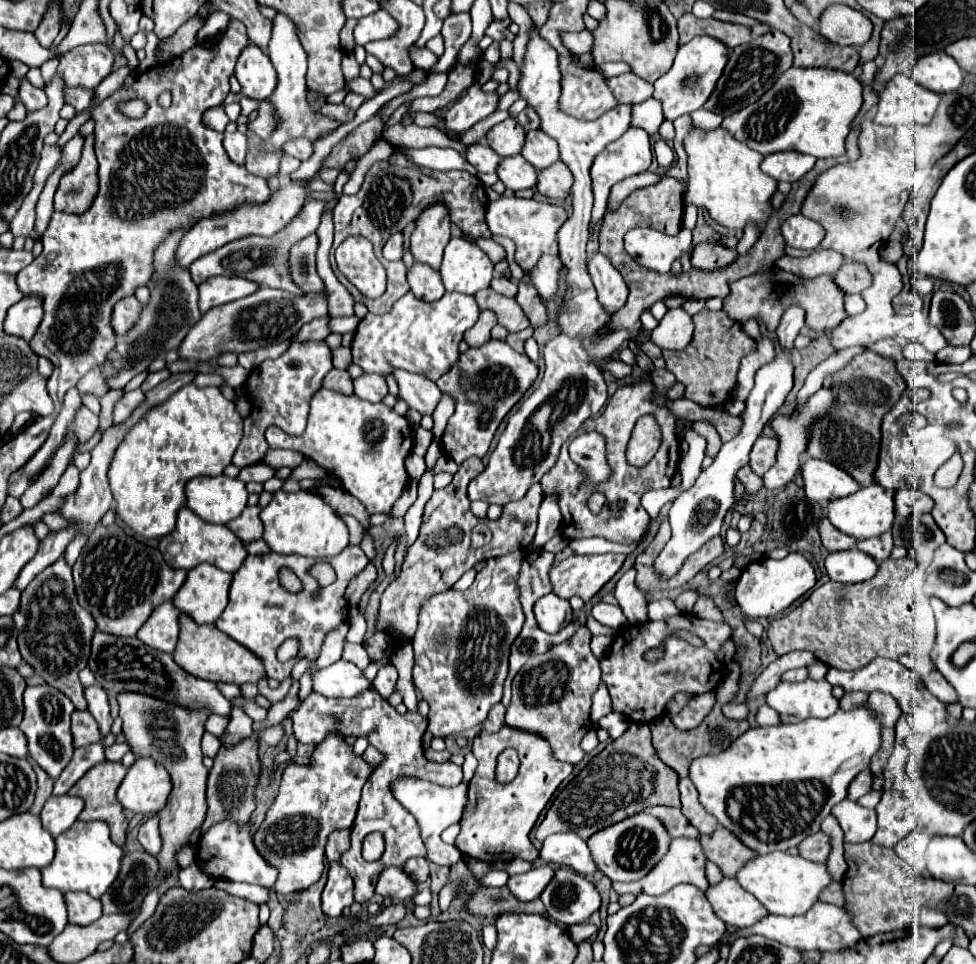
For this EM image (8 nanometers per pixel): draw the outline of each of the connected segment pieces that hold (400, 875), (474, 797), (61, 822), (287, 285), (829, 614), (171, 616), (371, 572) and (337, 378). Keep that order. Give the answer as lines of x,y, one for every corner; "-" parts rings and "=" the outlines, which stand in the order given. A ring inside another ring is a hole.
385,867
385,871
381,871
377,883
375,883
375,893
383,895
383,897
391,897
395,901
407,901
415,895
417,885
415,881
403,873
403,869
397,867
=
501,727
497,733
481,731
473,739
473,755
477,757
479,767
469,781
469,801
461,819
457,849
479,861
511,861
519,857
533,863
537,859
537,849
533,847
529,833
555,789
573,771
573,765
551,759
551,747
545,739
511,727
-
507,747
513,747
519,753
521,767
511,783
499,783
495,779
495,761
=
51,795
45,801
45,807
41,811
41,821
43,821
43,827
53,837
57,837
77,821
81,811
83,811
83,799
81,797
=
311,201
303,207
301,215
297,215
297,219
293,219
281,233
277,233
275,237
267,239
267,237
245,237
239,241
231,241
229,245
207,253
205,257
197,259
189,269
191,269
191,277
193,281
199,285
209,277
217,277
217,275
225,275
225,277
243,277
249,279
253,283
257,283
259,287
273,287
273,289
285,289
293,295
303,295
303,291
291,281
289,271
287,271
287,253
291,249
293,243
297,243
299,239
311,235
317,231
319,227
319,219
323,213
325,203
323,201
=
911,511
911,515
910,515
910,518
911,518
911,519
910,519
910,520
909,520
909,526
912,526
912,528
910,528
910,529
909,529
909,541
911,541
911,542
909,542
909,549
907,549
907,555
906,555
906,557
903,557
903,559
891,559
891,557
889,557
889,559
883,559
883,561
881,561
881,563
879,563
879,569
877,569
877,575
875,575
875,577
873,577
873,579
869,579
869,583
851,583
851,585
847,585
847,583
833,583
833,581
827,581
827,583
825,583
825,585
821,585
821,587
815,587
815,589
813,589
813,591
811,591
811,595
809,595
809,597
807,597
807,599
805,599
805,601
803,601
803,603
801,603
801,605
799,605
799,607
795,607
795,609
791,609
791,611
789,611
789,613
785,613
785,615
783,615
783,617
777,617
777,619
775,619
775,621
773,621
773,623
771,623
771,625
769,625
769,629
767,629
767,637
769,637
769,641
771,641
771,645
773,645
773,651
775,651
775,653
777,653
777,655
779,655
779,657
781,657
781,655
785,655
785,653
789,653
789,651
795,651
795,649
805,649
805,651
811,651
811,653
813,653
813,655
815,655
815,657
817,657
817,659
819,659
819,661
821,661
821,663
825,663
825,665
829,665
829,667
837,667
837,669
843,669
843,671
857,671
857,669
861,669
861,667
865,667
865,665
867,665
867,663
869,663
869,661
871,661
871,659
875,659
875,657
885,657
885,659
889,659
889,658
886,658
886,657
891,657
891,659
897,659
897,657
899,657
899,655
900,655
900,657
899,657
899,658
898,658
898,660
895,660
895,661
899,661
899,659
901,659
901,657
903,657
903,655
909,655
909,653
913,653
913,651
925,651
925,653
927,653
927,655
929,655
929,659
931,659
931,656
930,656
930,653
929,653
929,647
928,647
928,646
927,646
927,645
928,645
928,644
929,644
929,640
930,640
930,639
929,639
929,638
931,638
931,635
929,635
929,631
931,631
931,633
933,633
933,631
935,631
935,619
933,619
933,609
931,609
931,603
929,603
929,600
931,600
931,598
933,598
933,595
931,595
931,593
929,593
929,583
927,583
927,577
929,577
929,565
931,565
931,561
933,561
933,557
935,557
935,551
937,551
937,549
939,549
939,547
941,547
941,545
943,545
943,543
947,543
947,542
946,542
946,539
945,539
945,536
944,536
944,534
943,534
943,533
942,533
942,531
941,531
941,529
939,529
939,527
938,527
938,525
937,525
937,524
936,524
936,523
935,523
935,521
934,521
934,519
933,519
933,518
932,518
932,515
931,515
931,514
930,514
930,513
926,513
926,514
922,514
922,515
920,515
920,516
918,516
918,517
916,517
916,516
915,516
915,514
914,514
914,511
913,511
913,512
912,512
912,511
-
923,526
926,526
926,528
927,528
927,529
928,529
928,530
929,530
929,532
930,532
930,533
931,533
931,534
933,534
933,535
932,535
932,536
931,536
931,538
930,538
930,539
923,539
=
169,601
161,603
161,607
153,609
153,615
143,623
143,627
137,631
137,637
165,653
173,653
173,647
177,645
177,635
179,635
179,609
=
367,565
365,571
361,571
361,575
357,575
357,579
353,579
353,583
349,583
347,591
345,591
345,599
349,603
349,607
357,607
361,595
367,591
367,587
375,581
377,577
377,569
373,565
=
331,369
325,375
325,379
323,379
323,387
339,391
343,395
353,393
353,381
351,381
351,377
349,377
347,371
341,371
341,369

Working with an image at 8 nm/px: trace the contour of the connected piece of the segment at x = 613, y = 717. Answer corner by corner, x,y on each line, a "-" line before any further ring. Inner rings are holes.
609,713
605,717
599,719
599,727
603,727
611,739
617,739
625,733
627,729
627,723
625,723
625,717
619,715
619,713

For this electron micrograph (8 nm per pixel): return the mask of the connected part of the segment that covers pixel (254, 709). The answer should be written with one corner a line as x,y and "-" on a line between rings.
233,699
233,705
243,705
245,713
253,719
253,721
263,721
267,717
267,709
259,707
255,701
247,701
247,699

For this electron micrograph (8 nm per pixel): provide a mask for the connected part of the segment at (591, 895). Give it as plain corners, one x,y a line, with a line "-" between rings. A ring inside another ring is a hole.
567,867
555,869
551,883
547,883
541,893
541,901
547,915
567,927
589,921
589,917
601,907
601,895
595,885

